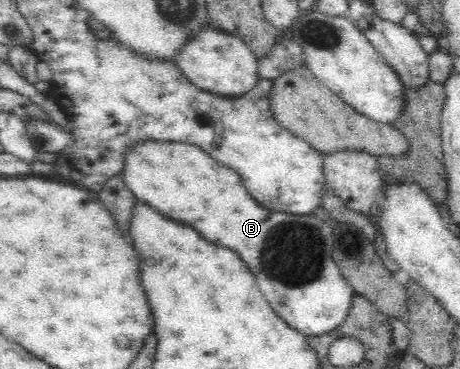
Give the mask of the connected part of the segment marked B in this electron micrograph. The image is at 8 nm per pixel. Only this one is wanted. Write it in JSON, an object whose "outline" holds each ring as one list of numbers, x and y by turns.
{"outline":[[143,142,143,144,137,144,135,148,131,148,127,154,125,154,125,166,120,172,122,174,123,182,127,185,127,188,133,193,133,196,137,201,147,204,148,207,155,209,159,212,160,216,169,218,174,222,179,222,184,226,193,228,203,239,213,243,215,245,221,245,225,248,231,249,231,251,237,253,247,268,253,273,259,290,263,293,263,296,270,302,272,309,277,313,279,318,282,318,291,328,297,330,301,334,308,336,319,336,327,334,339,328,345,322,349,310,351,310,352,300,355,292,352,288,349,288,346,278,343,277,339,267,335,264,335,260,331,258,333,254,333,228,326,224,323,219,317,218,317,216,307,214,307,216,285,214,284,212,274,211,271,209,265,209,261,206,248,192,239,175,235,171,221,165,216,162,211,156,208,156,201,148,195,147,193,144,182,144,181,142]]}

